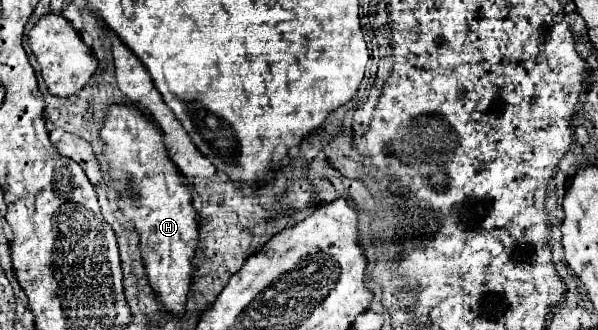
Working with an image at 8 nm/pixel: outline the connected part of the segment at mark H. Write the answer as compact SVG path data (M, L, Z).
M110 106L100 136L106 142L104 158L110 162L110 184L122 194L118 198L118 208L134 222L140 234L140 250L150 286L158 292L166 308L174 314L182 314L194 272L192 258L198 244L198 222L190 192L182 184L176 164L172 164L166 152L160 128L136 108Z

